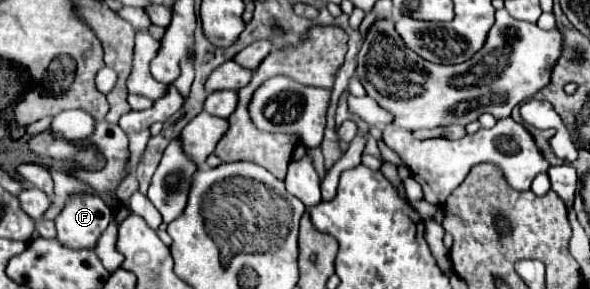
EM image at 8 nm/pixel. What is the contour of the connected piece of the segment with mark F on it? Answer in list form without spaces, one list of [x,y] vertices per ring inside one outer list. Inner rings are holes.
[[[76,192],[56,216],[56,238],[70,248],[94,248],[112,218],[112,210],[100,196]]]

